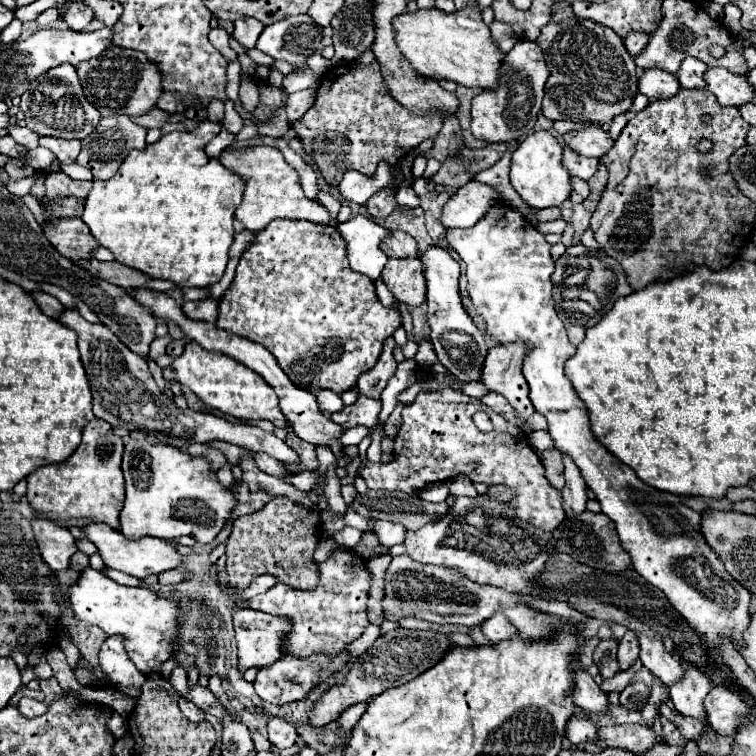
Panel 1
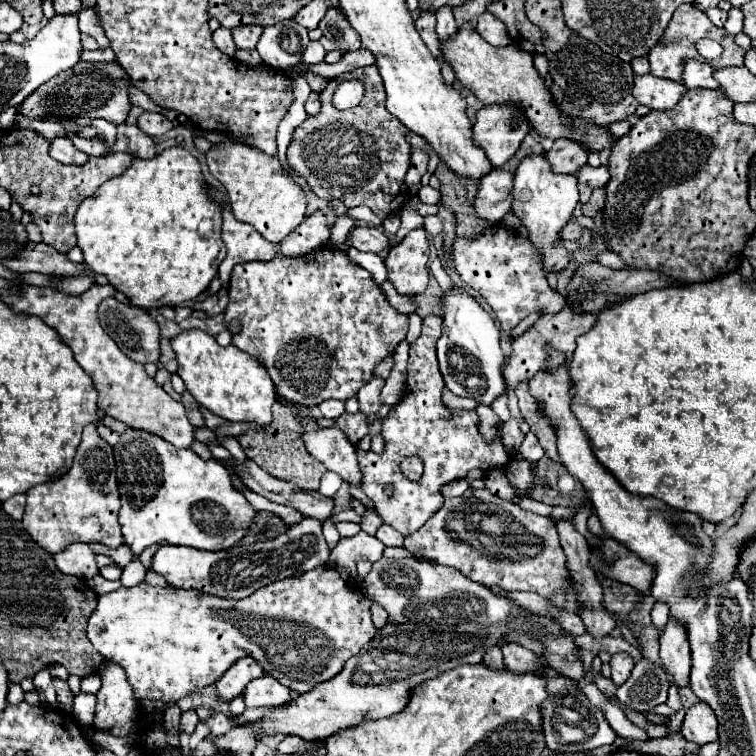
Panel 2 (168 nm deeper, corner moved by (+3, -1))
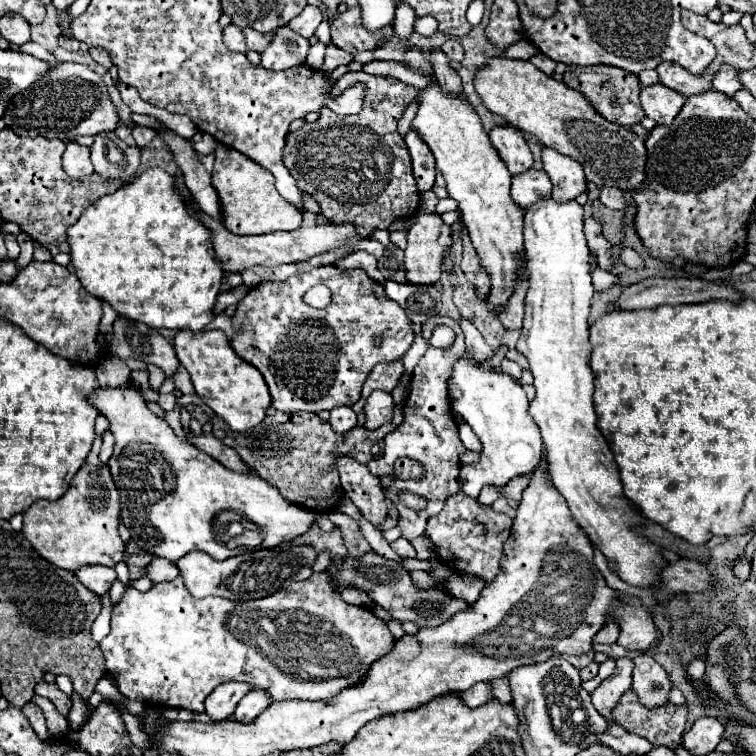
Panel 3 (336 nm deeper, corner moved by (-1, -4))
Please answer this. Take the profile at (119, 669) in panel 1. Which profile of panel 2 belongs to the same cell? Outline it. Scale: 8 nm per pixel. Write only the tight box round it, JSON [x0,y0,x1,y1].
[93,661,139,737]

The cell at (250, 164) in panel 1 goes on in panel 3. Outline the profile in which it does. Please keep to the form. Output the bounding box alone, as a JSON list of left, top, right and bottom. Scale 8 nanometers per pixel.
[213,144,303,234]

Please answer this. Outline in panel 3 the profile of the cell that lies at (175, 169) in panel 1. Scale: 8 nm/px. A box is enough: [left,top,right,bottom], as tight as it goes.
[67,168,223,332]

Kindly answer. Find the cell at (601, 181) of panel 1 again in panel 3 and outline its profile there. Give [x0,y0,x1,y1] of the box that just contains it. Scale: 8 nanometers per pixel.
[593,200,623,244]

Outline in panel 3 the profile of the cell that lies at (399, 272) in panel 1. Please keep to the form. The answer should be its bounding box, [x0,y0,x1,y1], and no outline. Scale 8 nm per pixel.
[405,214,451,284]

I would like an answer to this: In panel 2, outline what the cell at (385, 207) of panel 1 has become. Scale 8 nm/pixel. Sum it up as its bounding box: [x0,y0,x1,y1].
[287,65,411,219]

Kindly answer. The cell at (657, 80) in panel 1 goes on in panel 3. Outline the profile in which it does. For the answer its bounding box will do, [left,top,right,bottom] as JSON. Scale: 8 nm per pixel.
[641,84,687,124]

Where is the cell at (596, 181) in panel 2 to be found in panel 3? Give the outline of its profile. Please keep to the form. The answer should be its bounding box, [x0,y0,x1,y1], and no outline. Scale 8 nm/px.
[599,186,625,210]

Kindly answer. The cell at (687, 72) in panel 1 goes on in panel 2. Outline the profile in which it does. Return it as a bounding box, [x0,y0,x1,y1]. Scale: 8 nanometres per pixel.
[683,61,719,89]

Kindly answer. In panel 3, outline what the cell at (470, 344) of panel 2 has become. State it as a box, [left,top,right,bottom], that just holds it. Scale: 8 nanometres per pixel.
[447,350,535,498]

